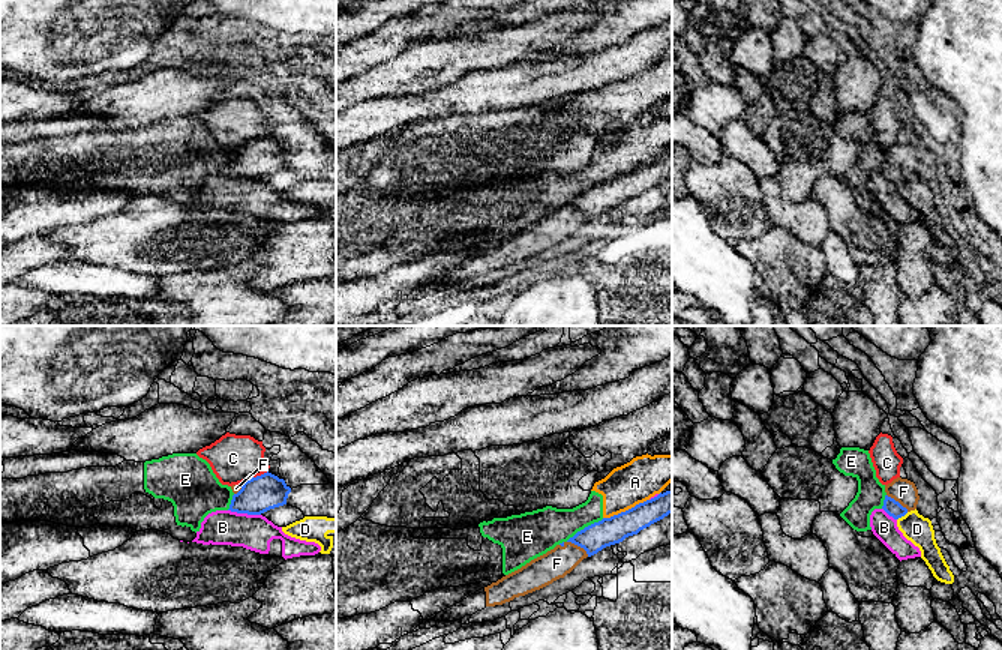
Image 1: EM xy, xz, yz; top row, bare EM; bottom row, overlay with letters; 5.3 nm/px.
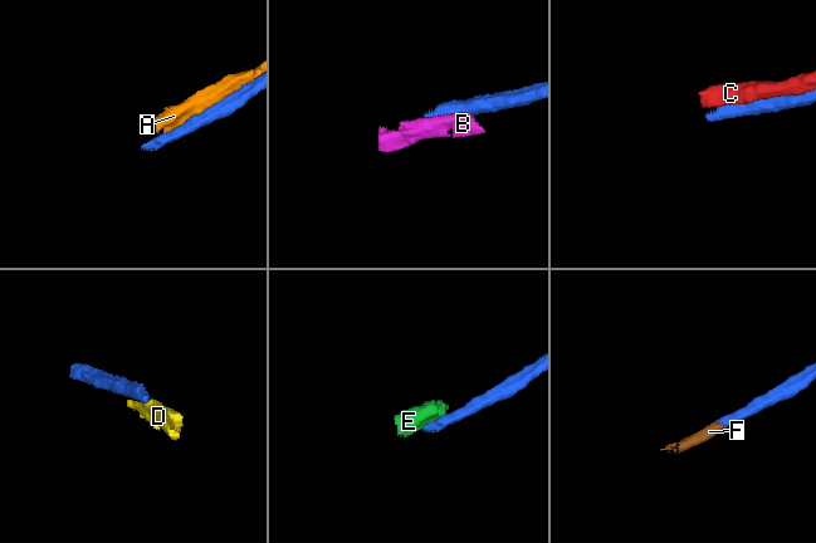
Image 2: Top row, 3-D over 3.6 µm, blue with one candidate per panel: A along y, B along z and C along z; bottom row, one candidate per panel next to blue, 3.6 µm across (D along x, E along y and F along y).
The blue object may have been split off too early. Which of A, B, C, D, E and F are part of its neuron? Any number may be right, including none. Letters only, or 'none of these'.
F

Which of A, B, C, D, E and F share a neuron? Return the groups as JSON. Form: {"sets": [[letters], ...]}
{"sets": [["A", "E"], ["B"], ["C"], ["D"], ["F"]]}

